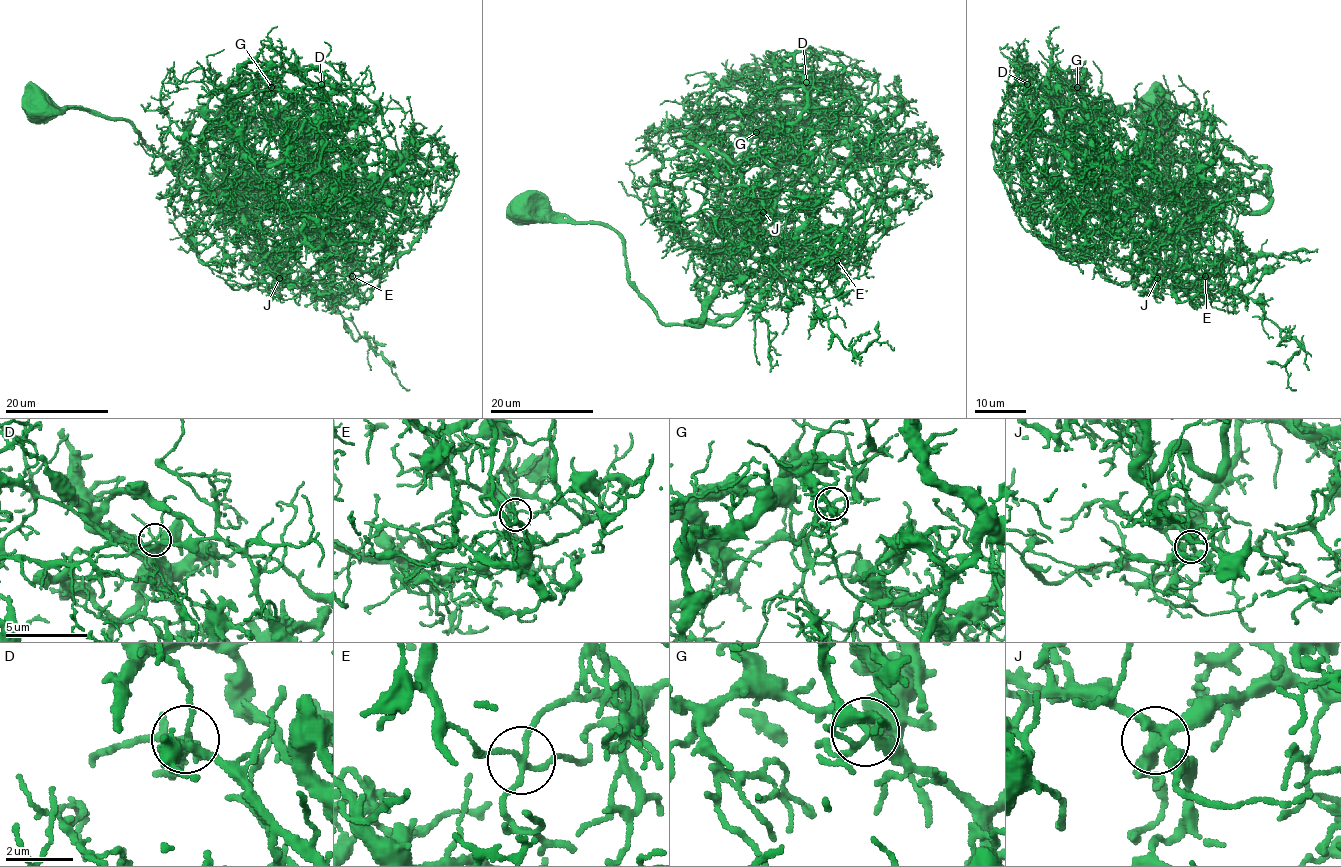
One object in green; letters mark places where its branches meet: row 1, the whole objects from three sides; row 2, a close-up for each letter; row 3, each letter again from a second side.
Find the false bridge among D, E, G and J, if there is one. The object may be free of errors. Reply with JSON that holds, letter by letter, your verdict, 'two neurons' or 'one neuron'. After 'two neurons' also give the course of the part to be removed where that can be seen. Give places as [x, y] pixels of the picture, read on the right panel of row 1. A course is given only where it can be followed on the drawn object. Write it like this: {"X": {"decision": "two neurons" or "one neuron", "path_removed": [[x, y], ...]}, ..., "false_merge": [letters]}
{"D": {"decision": "one neuron"}, "E": {"decision": "two neurons", "path_removed": [[1205, 275], [1182, 225], [1202, 203], [1161, 138], [1107, 94], [1066, 118], [1068, 98]]}, "G": {"decision": "one neuron"}, "J": {"decision": "one neuron"}, "false_merge": ["E"]}

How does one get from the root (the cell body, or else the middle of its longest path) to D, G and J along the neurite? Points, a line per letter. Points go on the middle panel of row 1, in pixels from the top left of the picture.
D: (520, 204), (606, 223), (663, 323), (730, 316), (744, 226), (805, 161), (806, 82)
G: (520, 204), (606, 223), (628, 283), (663, 323), (730, 316), (745, 285), (720, 189), (756, 132)
J: (520, 204), (606, 223), (628, 283), (666, 324), (743, 306), (779, 250), (757, 234), (763, 212)

